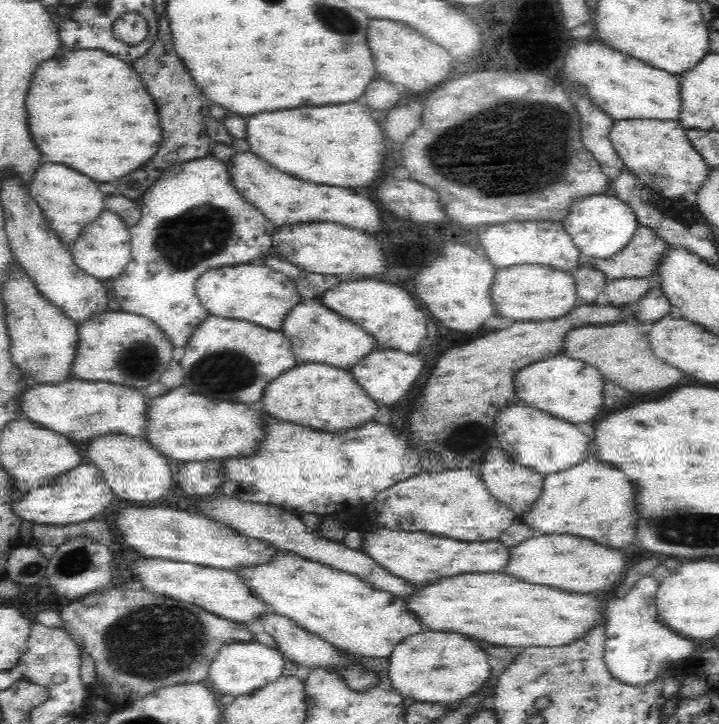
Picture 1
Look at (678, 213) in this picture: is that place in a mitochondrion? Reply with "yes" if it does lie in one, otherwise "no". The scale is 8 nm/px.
no

